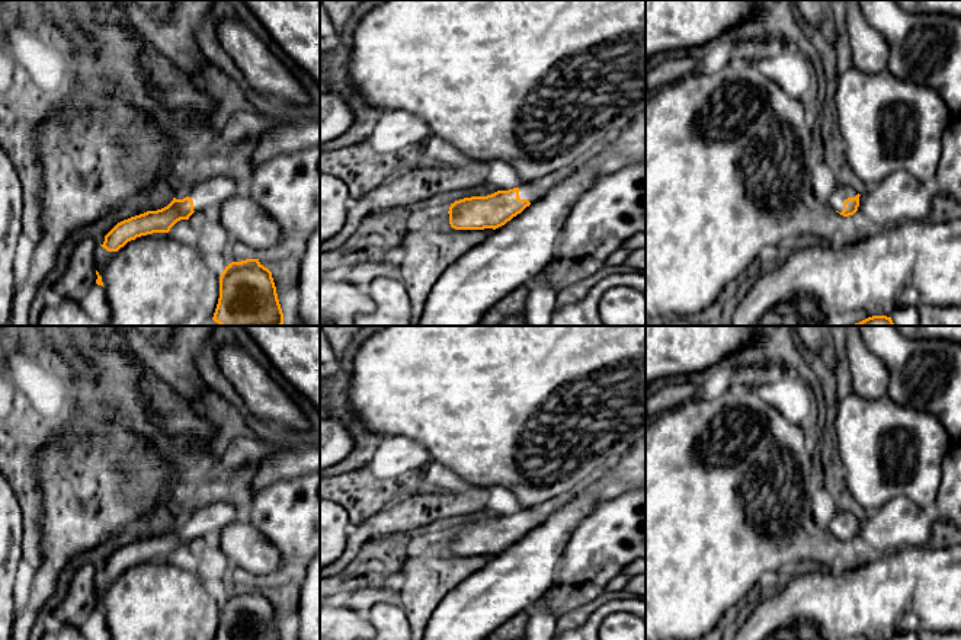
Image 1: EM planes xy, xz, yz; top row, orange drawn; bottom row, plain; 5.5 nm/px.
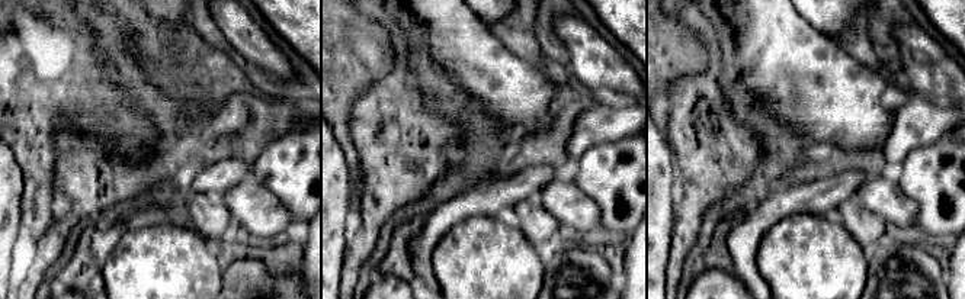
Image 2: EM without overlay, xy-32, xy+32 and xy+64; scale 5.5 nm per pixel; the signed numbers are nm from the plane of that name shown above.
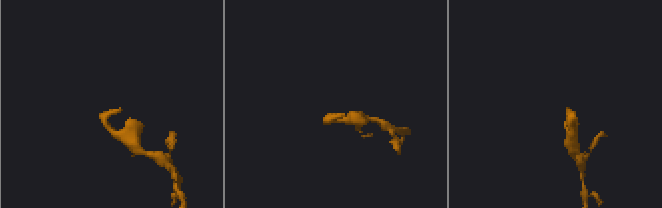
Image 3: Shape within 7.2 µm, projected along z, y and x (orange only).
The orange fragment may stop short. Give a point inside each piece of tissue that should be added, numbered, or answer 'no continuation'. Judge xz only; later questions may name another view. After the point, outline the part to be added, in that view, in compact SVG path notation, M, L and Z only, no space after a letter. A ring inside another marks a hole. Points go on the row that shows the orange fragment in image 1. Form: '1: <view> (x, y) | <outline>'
1: xz (534, 191) | M605 143L593 145L587 153L582 154L573 164L560 169L551 175L541 179L532 180L529 183L519 185L519 198L528 199L531 204L539 201L547 192L550 192L555 185L561 183L576 167L582 166L587 159L596 154Z

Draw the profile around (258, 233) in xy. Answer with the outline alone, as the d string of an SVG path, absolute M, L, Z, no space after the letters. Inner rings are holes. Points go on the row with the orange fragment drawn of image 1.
M250 193L227 199L214 215L246 253L265 257L284 250L278 223Z

